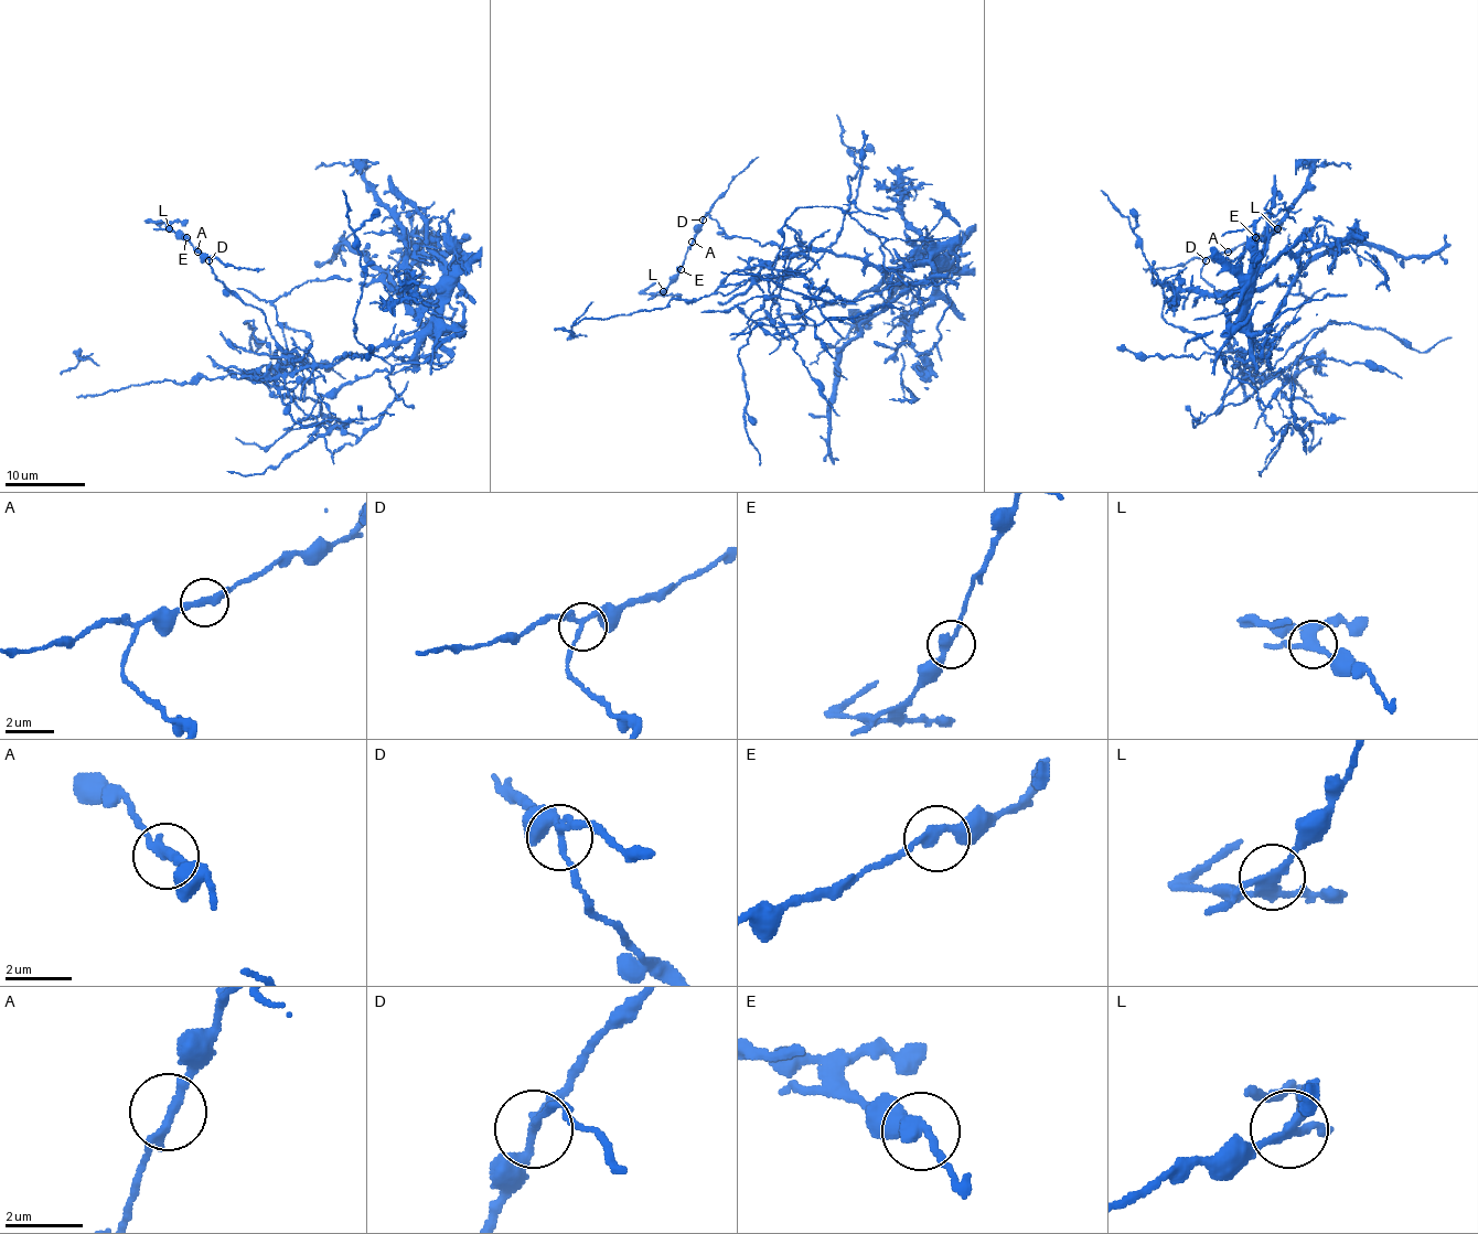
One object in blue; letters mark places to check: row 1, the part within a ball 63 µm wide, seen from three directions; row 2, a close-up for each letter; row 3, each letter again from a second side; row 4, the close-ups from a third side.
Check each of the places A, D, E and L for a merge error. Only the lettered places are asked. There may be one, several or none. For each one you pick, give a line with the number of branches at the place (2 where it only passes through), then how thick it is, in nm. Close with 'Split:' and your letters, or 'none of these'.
D: 3 | 170 nm
L: 3 | 260 nm
Split: D, L

